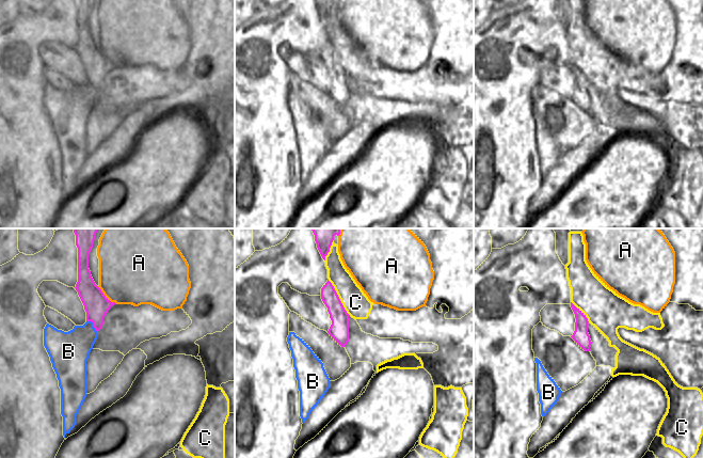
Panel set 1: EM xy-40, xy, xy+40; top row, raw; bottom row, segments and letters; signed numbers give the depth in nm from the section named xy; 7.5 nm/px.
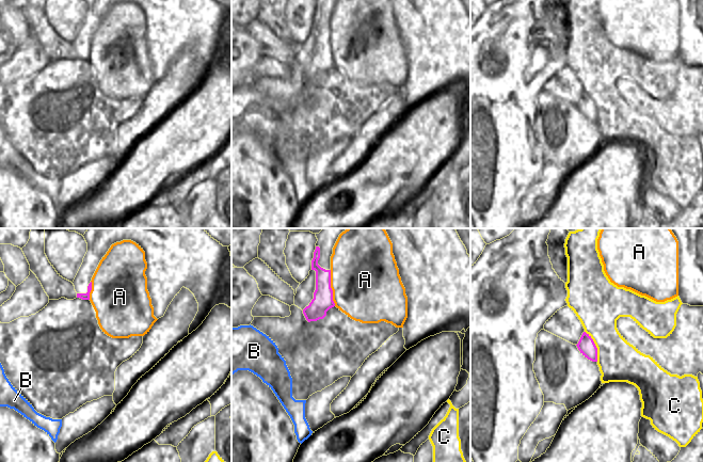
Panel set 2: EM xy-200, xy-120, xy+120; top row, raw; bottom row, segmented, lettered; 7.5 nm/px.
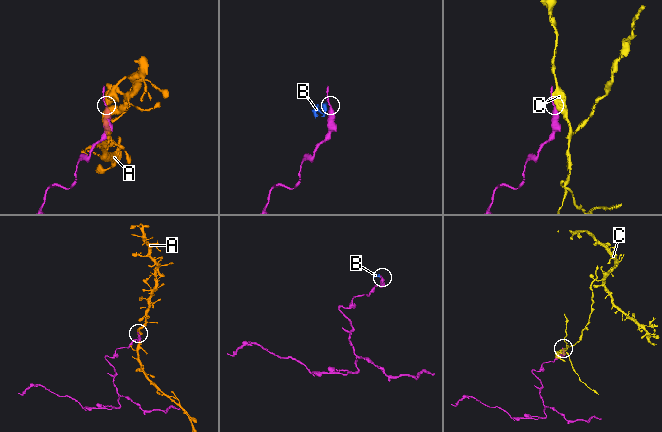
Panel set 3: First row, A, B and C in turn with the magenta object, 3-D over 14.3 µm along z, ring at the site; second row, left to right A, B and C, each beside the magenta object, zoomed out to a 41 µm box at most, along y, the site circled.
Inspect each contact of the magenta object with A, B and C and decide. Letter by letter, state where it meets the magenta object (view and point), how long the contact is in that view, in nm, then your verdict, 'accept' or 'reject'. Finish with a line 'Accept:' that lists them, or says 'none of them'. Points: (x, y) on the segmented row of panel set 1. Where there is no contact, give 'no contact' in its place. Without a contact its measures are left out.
A: xy-40 (107, 298) | 200 nm | reject
B: xy-40 (93, 325) | 120 nm | reject
C: xy (338, 298) | 320 nm | reject
Accept: none of them

